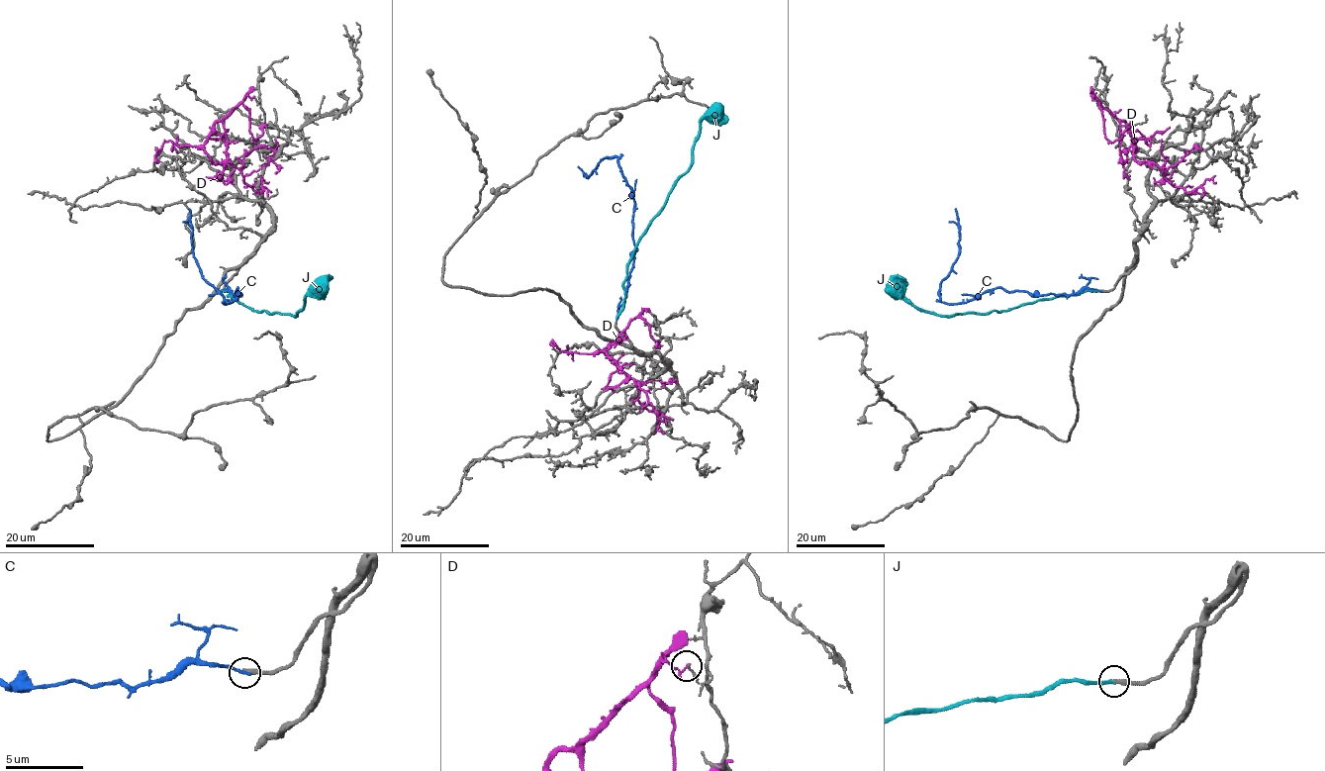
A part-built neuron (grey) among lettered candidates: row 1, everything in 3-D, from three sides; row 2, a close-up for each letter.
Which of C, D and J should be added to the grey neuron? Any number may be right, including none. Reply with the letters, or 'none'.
J

